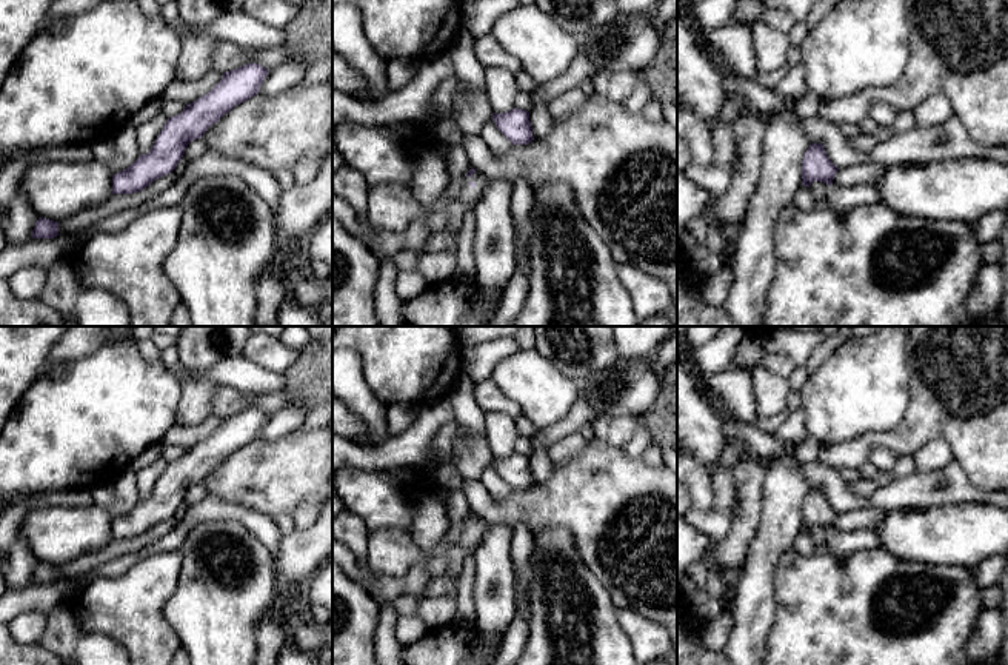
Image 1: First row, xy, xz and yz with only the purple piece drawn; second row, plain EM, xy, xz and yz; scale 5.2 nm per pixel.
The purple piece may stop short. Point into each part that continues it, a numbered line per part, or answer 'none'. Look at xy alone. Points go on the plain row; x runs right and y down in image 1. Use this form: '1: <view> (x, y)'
none

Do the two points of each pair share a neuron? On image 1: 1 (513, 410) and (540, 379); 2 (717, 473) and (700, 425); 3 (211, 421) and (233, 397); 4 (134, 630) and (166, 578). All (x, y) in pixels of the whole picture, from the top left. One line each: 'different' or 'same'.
1: different
2: same
3: different
4: same

